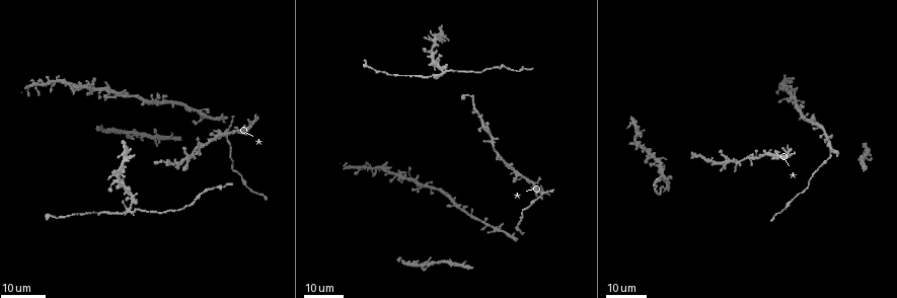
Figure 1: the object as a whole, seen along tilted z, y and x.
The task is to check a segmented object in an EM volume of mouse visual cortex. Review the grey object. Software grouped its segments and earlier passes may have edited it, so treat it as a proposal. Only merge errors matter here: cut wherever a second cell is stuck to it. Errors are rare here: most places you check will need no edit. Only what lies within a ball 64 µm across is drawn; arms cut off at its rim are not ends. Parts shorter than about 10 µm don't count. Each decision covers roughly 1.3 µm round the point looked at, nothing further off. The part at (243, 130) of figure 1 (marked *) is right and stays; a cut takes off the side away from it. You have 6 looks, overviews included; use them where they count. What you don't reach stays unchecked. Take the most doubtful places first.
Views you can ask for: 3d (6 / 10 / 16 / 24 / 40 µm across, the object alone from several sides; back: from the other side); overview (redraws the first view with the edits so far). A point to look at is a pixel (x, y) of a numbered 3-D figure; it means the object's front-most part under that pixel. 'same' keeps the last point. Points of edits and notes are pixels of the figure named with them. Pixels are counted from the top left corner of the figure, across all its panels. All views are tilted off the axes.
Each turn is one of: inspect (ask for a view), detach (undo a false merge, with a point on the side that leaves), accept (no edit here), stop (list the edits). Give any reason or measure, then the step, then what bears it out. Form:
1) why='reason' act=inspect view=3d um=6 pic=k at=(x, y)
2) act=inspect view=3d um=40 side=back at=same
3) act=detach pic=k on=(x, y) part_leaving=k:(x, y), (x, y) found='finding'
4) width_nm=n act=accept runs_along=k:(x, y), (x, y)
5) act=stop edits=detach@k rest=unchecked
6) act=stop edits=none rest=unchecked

why='looks like a crossing' act=inspect view=3d um=16 pic=1 at=(437, 75)

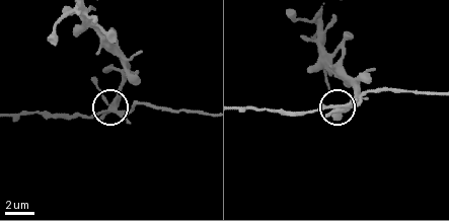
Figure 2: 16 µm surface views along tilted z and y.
act=inspect view=3d um=10 pic=2 at=(343, 107)

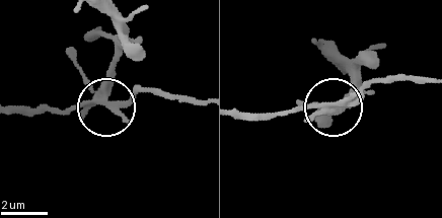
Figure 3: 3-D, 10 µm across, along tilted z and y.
side_arm_um=22 arms=5 act=detach pic=3 on=(113, 66) found='two cells meet here'

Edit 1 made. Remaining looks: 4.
act=inspect view=overview

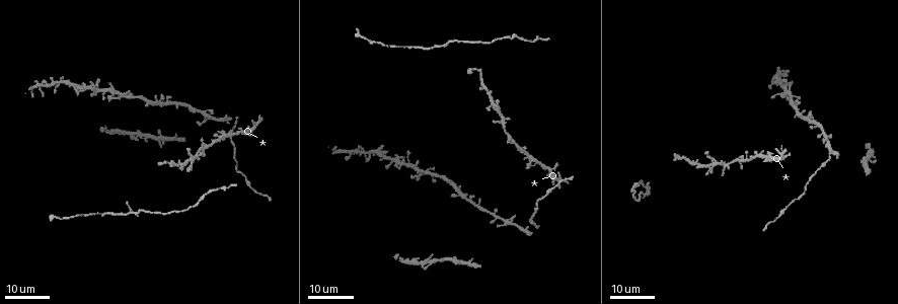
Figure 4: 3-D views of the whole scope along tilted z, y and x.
why='four arms meet' act=inspect view=3d um=24 pic=4 at=(506, 221)

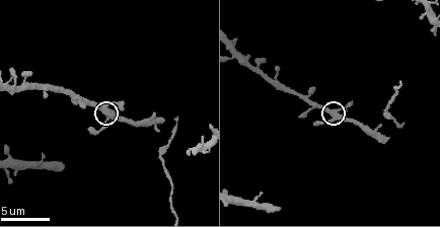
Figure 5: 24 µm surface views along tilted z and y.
act=inspect view=3d um=10 pic=5 at=(109, 115)

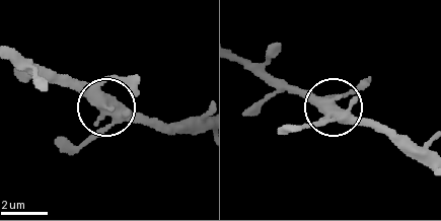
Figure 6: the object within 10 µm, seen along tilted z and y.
side_arm_um=32 act=accept found='continuous, no second cell'

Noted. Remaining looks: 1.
act=stop edits=detach@3 rest=unchecked

